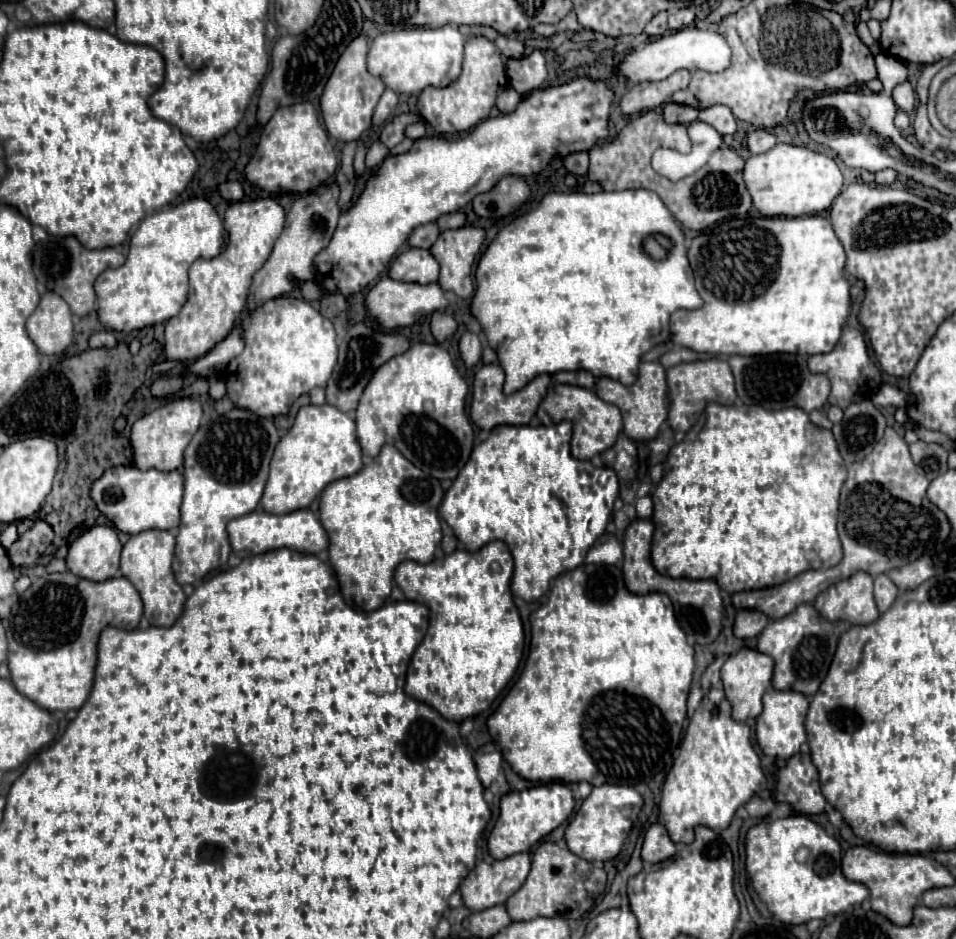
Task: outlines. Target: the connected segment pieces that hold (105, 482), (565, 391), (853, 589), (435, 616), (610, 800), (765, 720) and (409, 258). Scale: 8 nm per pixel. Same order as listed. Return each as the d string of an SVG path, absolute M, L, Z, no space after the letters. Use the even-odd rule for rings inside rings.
M115 466L103 472L91 486L91 500L97 510L113 522L119 532L139 534L149 528L173 530L179 526L179 508L183 498L183 476L179 470L137 470L133 466Z
M553 384L547 390L547 396L543 398L539 410L537 410L537 418L547 426L547 424L555 424L555 422L563 422L569 420L573 425L573 434L571 439L571 454L577 460L589 460L595 454L611 448L621 432L621 412L617 410L617 406L603 402L601 398L597 398L595 392L581 388L581 386L571 386L571 384Z
M857 572L821 592L815 598L815 606L823 618L843 620L859 626L879 618L873 600L873 578L865 572Z
M501 540L485 544L477 552L456 550L453 554L435 558L427 564L419 562L401 562L395 568L395 582L403 590L407 600L427 604L429 608L429 628L423 642L417 646L411 656L405 680L405 692L429 706L433 706L441 716L453 722L463 722L465 718L477 716L487 710L499 692L513 678L519 660L523 656L523 626L519 612L511 598L511 576L513 576L513 558L509 548Z
M603 784L593 788L593 792L585 798L579 812L573 816L569 826L565 828L565 842L573 854L593 860L611 860L619 854L631 826L643 806L643 798L637 794L633 786L617 786L617 784Z
M767 690L763 694L763 712L757 718L755 726L755 738L763 754L775 756L775 758L791 758L793 754L799 752L801 744L807 740L805 736L805 714L809 708L809 700L793 690L781 692L781 690Z
M407 248L401 252L395 262L389 268L389 278L399 282L437 282L439 276L439 264L431 256L429 250L423 248Z

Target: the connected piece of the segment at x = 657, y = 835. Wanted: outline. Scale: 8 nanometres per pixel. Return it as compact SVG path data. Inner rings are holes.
M653 824L645 832L641 858L649 864L657 864L657 862L663 862L665 858L671 858L673 854L675 854L675 844L671 842L665 826L663 824Z

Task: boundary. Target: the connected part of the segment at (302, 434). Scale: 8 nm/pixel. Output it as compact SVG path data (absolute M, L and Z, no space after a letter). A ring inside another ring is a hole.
M329 404L303 406L295 424L275 446L261 506L269 514L287 514L289 510L309 508L329 482L353 476L361 470L361 466L363 462L355 434L355 420Z

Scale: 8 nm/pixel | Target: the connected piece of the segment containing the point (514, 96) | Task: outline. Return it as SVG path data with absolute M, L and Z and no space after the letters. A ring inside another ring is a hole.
M507 88L507 90L503 90L503 94L497 98L497 108L499 108L499 112L509 114L509 112L513 112L513 110L517 108L519 102L521 102L521 94L517 94L513 88Z

